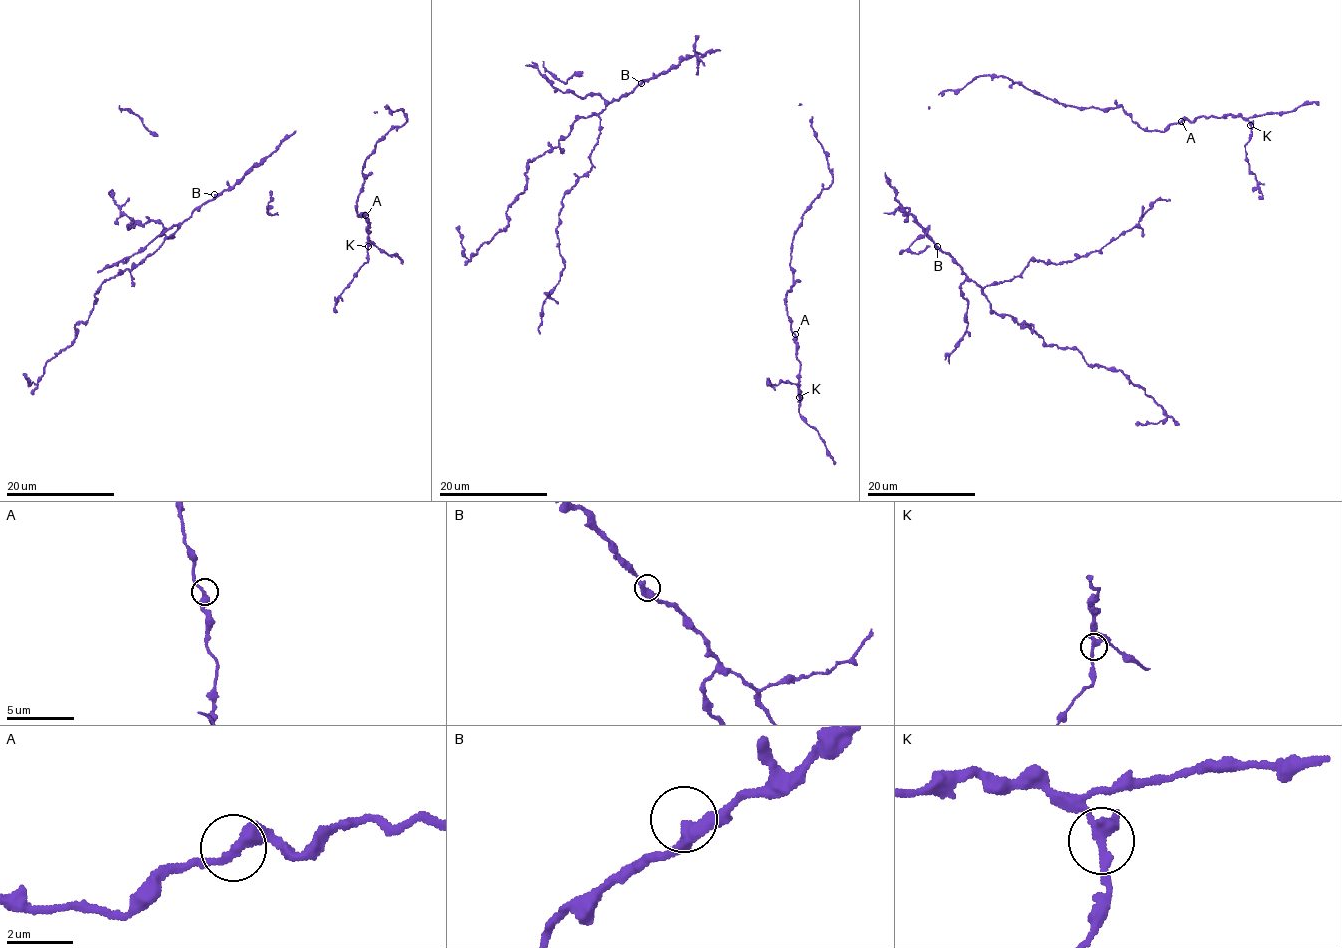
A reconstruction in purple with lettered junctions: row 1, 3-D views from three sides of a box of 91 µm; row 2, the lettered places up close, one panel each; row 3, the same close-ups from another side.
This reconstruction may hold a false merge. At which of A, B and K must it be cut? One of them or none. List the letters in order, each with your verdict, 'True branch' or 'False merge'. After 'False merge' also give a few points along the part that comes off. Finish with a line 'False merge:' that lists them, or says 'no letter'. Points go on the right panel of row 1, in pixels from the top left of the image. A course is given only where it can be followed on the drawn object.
A: True branch
B: True branch
K: False merge. Course of the part to remove: (1250, 125), (1250, 140), (1245, 146), (1248, 167), (1262, 194), (1259, 199)
False merge: K

